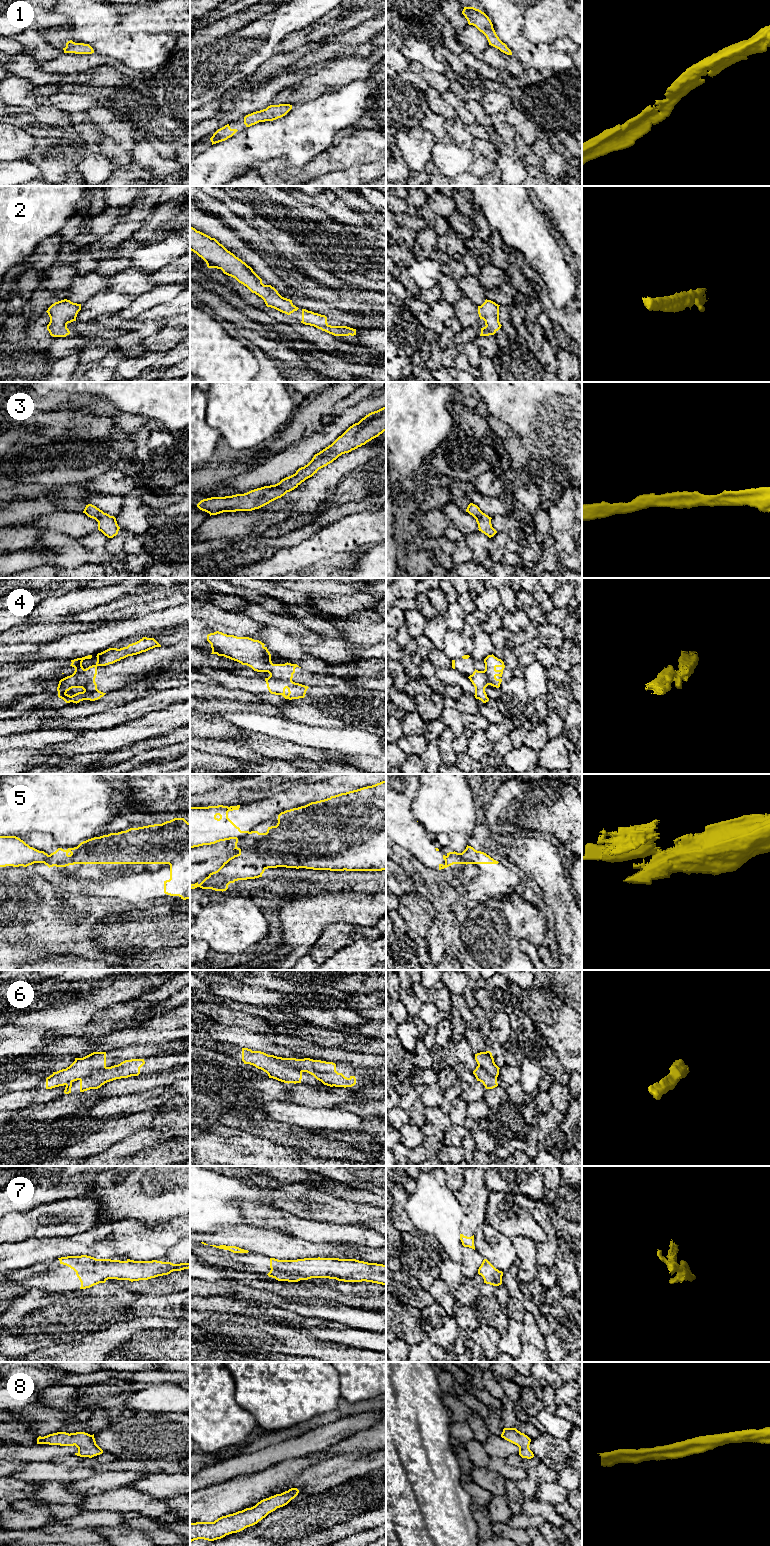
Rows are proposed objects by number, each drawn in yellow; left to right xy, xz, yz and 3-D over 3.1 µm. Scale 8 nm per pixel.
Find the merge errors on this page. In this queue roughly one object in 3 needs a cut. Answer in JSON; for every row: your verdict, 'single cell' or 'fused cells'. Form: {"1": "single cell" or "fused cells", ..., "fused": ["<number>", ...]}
{"1": "single cell", "2": "single cell", "3": "single cell", "4": "fused cells", "5": "fused cells", "6": "fused cells", "7": "single cell", "8": "single cell", "fused": ["4", "5", "6"]}

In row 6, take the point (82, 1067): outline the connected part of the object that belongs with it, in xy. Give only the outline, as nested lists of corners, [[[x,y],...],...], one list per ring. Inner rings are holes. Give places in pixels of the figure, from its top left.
[[[93,1052],[83,1058],[75,1058],[69,1067],[53,1072],[46,1078],[46,1089],[64,1086],[104,1068],[106,1068],[106,1052]]]

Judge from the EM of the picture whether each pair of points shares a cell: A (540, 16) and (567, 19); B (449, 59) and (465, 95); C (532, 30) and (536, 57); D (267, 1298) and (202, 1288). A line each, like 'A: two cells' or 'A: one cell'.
A: one cell
B: one cell
C: two cells
D: one cell

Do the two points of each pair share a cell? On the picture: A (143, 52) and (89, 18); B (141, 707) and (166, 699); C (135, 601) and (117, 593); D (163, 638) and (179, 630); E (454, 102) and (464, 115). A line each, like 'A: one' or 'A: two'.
A: one
B: one
C: two
D: one
E: one

